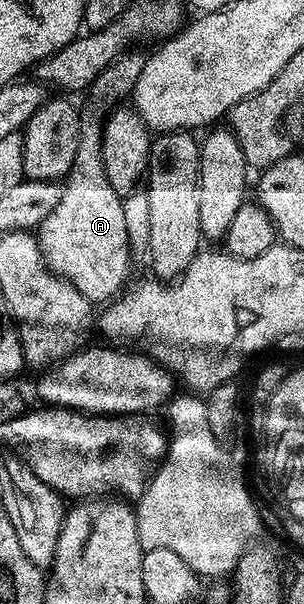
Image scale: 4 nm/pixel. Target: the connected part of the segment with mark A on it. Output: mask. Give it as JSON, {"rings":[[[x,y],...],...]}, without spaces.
{"rings":[[[132,47],[126,53],[118,53],[93,79],[88,99],[79,109],[79,146],[73,159],[73,167],[67,172],[65,185],[71,188],[71,194],[63,191],[60,202],[49,215],[45,216],[37,228],[39,246],[47,266],[63,277],[85,299],[93,303],[110,302],[120,296],[127,272],[133,266],[131,248],[127,242],[125,231],[125,207],[120,190],[109,183],[103,166],[103,122],[107,114],[120,103],[132,96],[137,79],[141,79],[141,71],[147,63],[147,57],[138,53],[138,48]]]}

